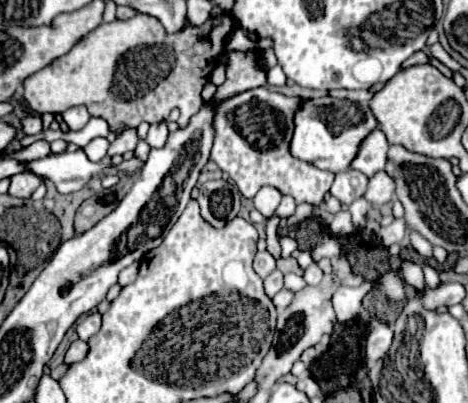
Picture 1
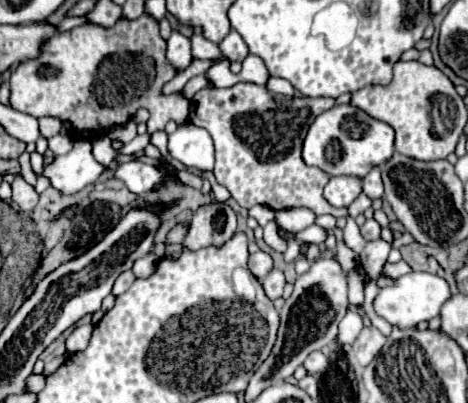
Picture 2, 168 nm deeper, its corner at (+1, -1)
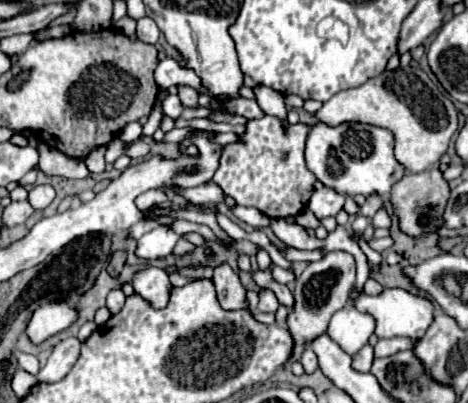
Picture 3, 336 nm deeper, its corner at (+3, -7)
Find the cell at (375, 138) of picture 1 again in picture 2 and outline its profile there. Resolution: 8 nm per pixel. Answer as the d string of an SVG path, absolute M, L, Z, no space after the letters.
M376 166L376 170L370 170L364 178L362 178L362 182L364 182L364 194L368 196L368 198L382 198L382 194L384 194L384 190L382 190L382 180L380 180L380 168Z

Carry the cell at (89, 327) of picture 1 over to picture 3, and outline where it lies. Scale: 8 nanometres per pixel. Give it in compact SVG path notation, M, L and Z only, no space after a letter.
M78 338L62 340L62 342L54 348L54 352L50 354L46 366L42 366L40 372L36 374L38 382L48 382L48 384L52 384L52 382L62 380L62 378L70 372L70 368L72 368L74 362L78 360L78 356L80 356L80 342L78 342Z

